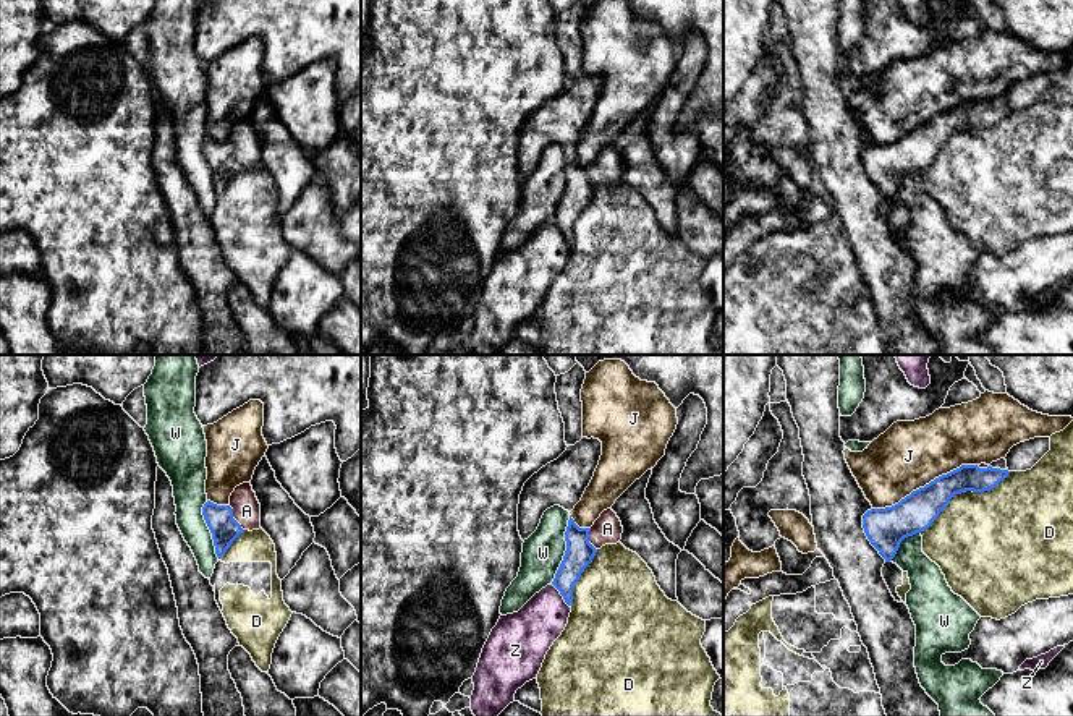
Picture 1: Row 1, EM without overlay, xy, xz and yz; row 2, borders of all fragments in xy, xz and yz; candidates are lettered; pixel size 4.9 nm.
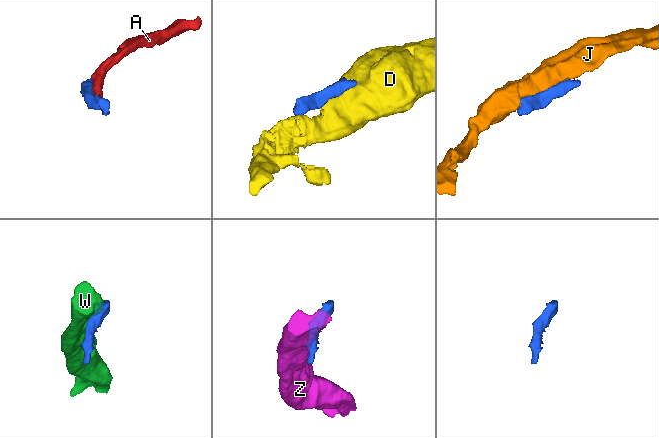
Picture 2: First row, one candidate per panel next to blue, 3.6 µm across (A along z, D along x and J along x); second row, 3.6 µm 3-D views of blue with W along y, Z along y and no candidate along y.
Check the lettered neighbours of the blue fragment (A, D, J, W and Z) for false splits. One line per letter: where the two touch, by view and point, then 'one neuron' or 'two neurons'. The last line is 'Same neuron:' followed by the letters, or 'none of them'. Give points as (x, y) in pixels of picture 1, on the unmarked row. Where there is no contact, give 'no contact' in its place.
A: contact xy (232, 154); one neuron
D: contact yz (962, 128); two neurons
J: contact yz (926, 122); two neurons
W: contact xz (567, 187); two neurons
Z: contact xz (560, 230); two neurons
Same neuron: A

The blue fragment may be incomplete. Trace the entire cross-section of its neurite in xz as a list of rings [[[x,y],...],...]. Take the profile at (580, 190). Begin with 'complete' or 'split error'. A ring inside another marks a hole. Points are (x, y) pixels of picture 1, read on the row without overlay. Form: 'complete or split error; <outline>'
split error; [[[612,146],[604,147],[591,165],[579,165],[570,152],[565,168],[566,188],[552,219],[568,243],[571,243],[576,219],[596,190],[605,181],[620,180],[621,170],[621,159]]]

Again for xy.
split error; [[[251,118],[235,125],[228,143],[207,138],[202,152],[212,170],[217,194],[222,194],[244,167],[261,165],[261,141]]]

